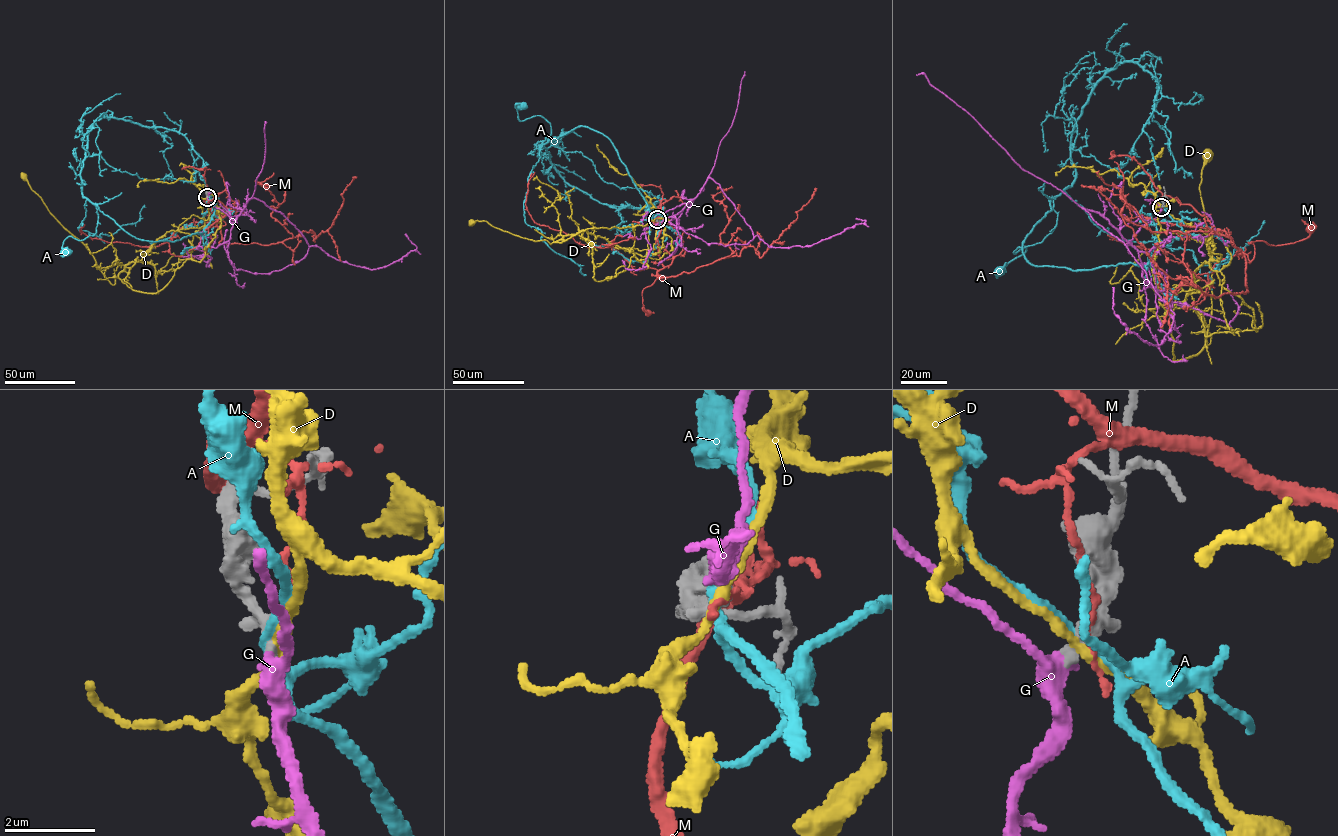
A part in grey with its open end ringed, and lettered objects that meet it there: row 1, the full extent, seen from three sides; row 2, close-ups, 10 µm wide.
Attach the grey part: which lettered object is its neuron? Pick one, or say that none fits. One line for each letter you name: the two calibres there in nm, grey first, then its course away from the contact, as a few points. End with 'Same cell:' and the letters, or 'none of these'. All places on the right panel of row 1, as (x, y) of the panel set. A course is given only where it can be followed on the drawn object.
G: 360/340 nm | via (1162, 206), (1126, 246), (1083, 208), (1174, 314), (1164, 340), (1128, 330), (1113, 287)
Same cell: G

